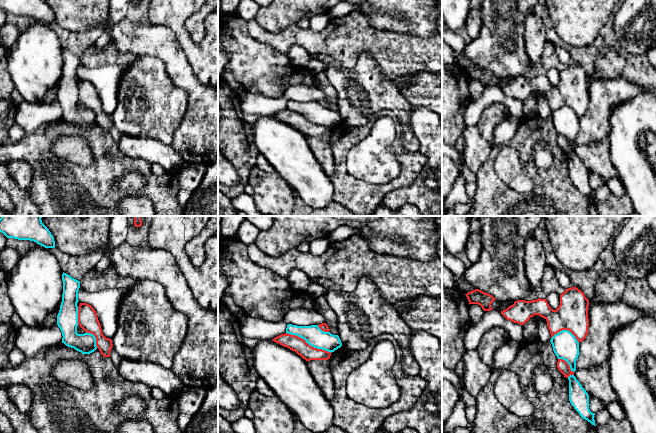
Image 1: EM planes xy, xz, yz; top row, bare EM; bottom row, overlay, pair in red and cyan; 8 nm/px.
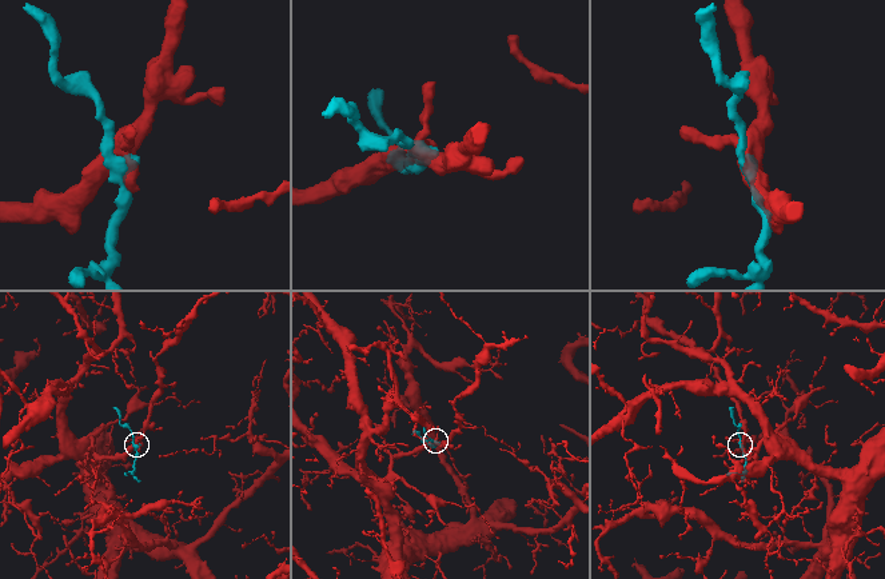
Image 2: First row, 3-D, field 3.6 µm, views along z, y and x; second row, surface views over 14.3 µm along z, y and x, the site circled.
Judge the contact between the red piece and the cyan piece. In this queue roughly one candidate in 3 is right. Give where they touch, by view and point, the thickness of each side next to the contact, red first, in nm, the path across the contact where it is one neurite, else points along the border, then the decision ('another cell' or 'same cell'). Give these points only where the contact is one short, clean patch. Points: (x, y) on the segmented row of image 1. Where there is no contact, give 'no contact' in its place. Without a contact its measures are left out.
xz (308, 344) | 120/160 nm | another cell

